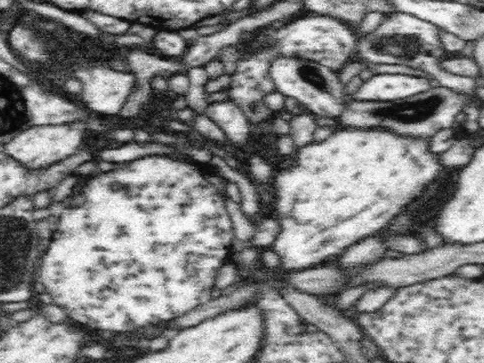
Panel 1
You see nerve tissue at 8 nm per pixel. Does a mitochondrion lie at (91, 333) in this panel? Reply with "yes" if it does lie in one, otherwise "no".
no

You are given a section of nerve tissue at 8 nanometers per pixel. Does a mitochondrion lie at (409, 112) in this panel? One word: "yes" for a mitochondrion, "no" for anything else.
yes

